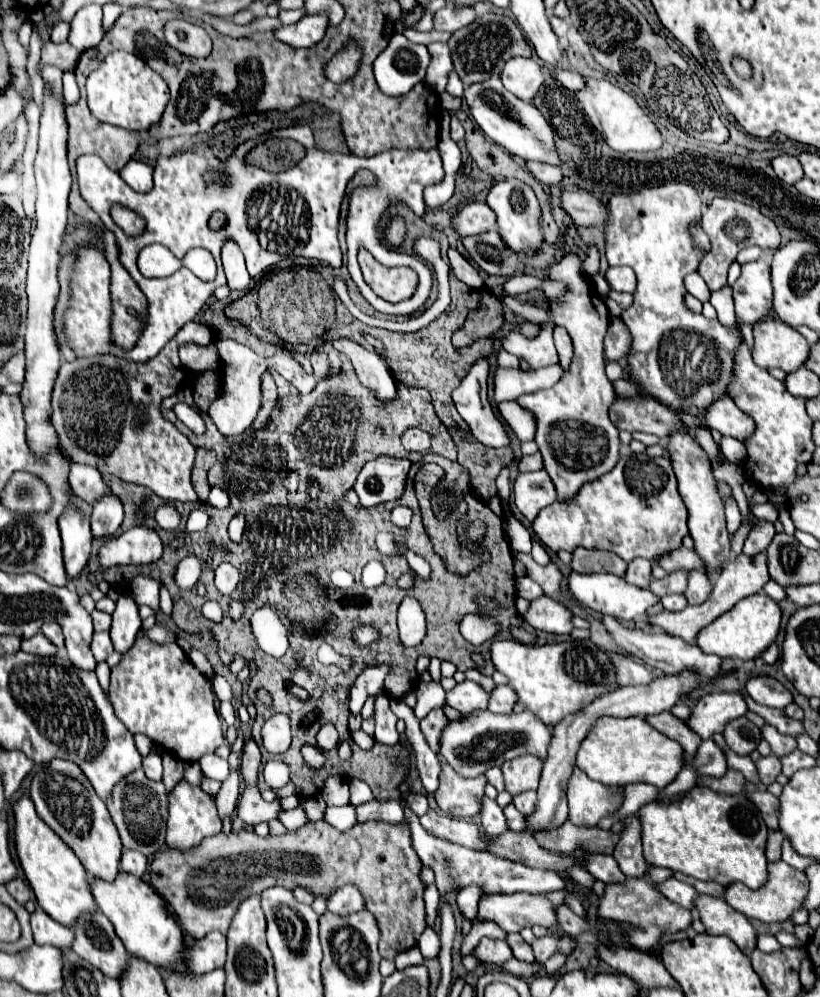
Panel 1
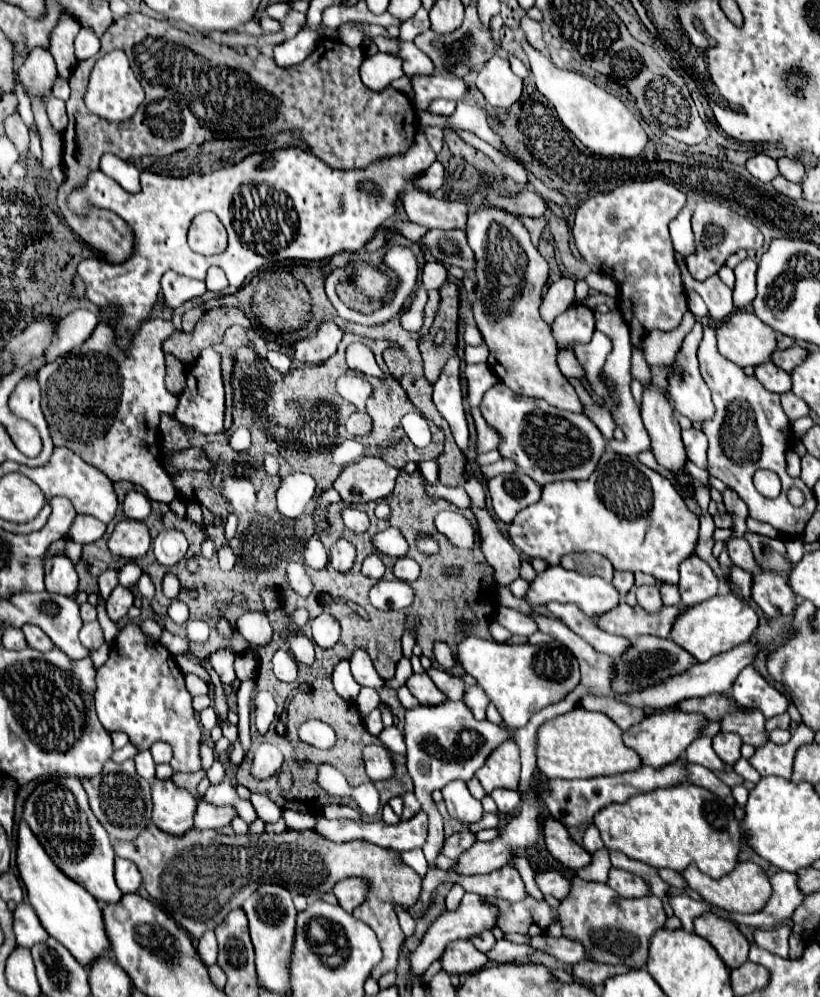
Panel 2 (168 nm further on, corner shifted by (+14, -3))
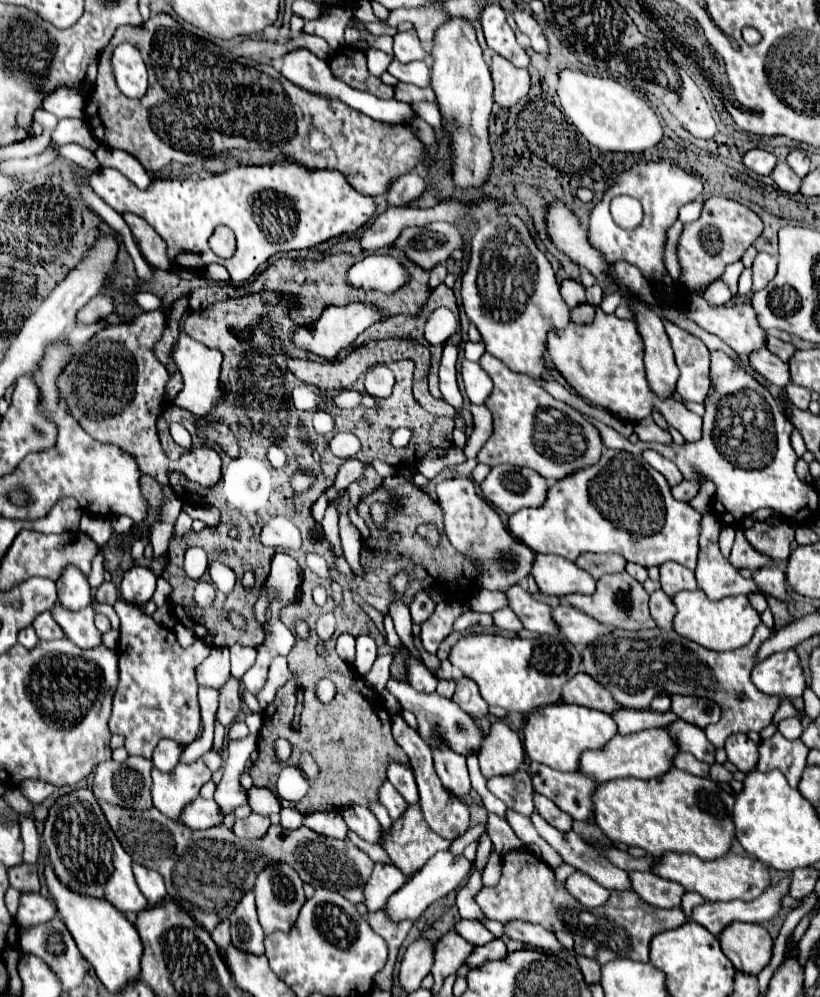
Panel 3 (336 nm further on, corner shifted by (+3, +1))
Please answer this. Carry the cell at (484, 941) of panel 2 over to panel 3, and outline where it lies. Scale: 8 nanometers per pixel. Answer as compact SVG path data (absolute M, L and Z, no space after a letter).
M459 921L459 923L455 923L455 931L475 945L485 945L495 939L495 935L479 921Z

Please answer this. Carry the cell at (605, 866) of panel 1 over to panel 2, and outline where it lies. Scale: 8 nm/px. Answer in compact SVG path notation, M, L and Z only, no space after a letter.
M544 817L542 821L542 835L550 855L564 867L576 871L590 863L590 853L584 851L578 843L574 843L562 823L552 817Z

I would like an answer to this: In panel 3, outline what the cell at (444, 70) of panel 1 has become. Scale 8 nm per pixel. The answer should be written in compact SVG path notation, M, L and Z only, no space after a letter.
M405 31L405 33L397 33L393 37L393 55L399 61L413 61L413 59L421 59L421 61L429 61L429 53L423 49L419 37L415 31Z

